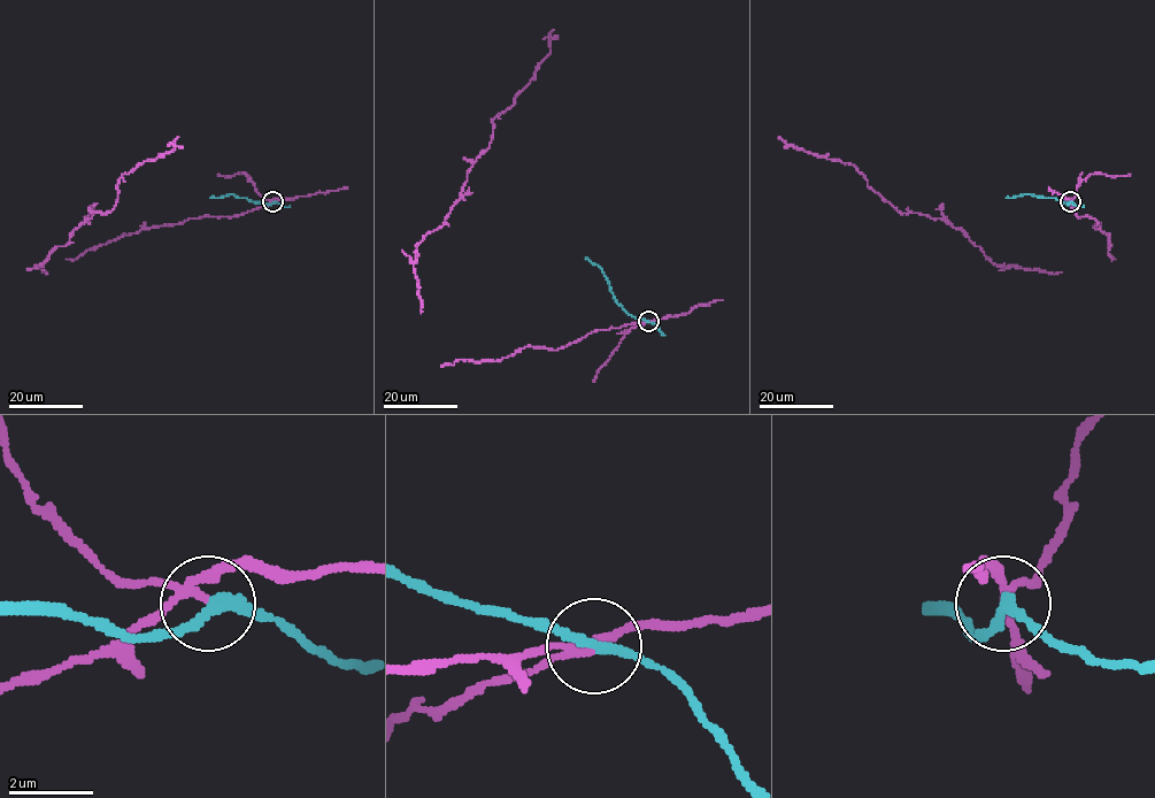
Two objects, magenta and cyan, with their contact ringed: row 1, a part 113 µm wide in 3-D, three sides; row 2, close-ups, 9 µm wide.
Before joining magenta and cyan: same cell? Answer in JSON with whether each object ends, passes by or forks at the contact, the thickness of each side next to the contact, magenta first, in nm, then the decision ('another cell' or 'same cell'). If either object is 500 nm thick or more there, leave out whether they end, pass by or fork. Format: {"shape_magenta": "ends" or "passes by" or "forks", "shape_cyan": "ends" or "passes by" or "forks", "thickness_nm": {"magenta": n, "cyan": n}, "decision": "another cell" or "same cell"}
{"shape_magenta": "forks", "shape_cyan": "passes by", "thickness_nm": {"magenta": 140, "cyan": 240}, "decision": "another cell"}

